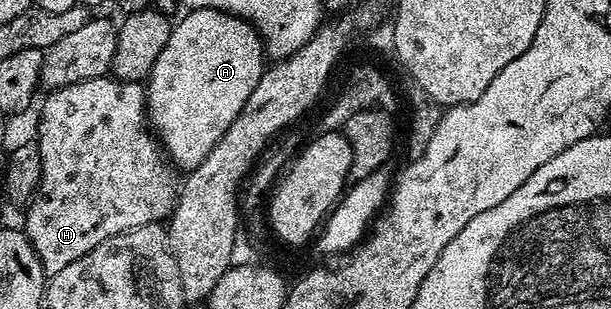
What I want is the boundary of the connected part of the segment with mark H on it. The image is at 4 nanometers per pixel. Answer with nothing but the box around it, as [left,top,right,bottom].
[24,76,180,276]

